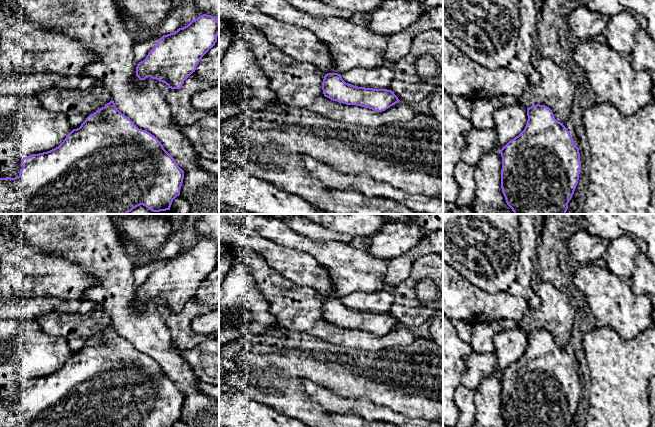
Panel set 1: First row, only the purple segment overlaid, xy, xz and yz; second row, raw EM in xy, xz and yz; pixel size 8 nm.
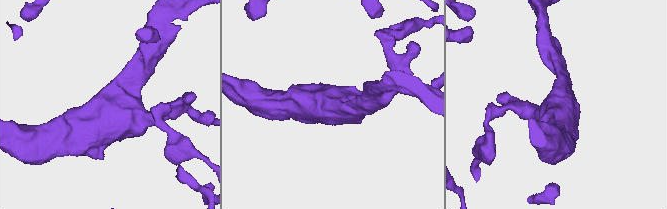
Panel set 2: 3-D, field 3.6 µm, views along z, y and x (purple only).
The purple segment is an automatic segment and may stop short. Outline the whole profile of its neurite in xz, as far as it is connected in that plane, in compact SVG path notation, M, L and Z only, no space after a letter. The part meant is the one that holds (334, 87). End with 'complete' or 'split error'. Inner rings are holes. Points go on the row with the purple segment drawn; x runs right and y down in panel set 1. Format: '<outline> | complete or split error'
M338 73L325 74L322 90L324 96L333 101L366 107L377 112L385 111L399 102L391 90L354 86L346 83Z | complete

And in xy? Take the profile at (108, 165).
M113 100L104 107L89 115L77 129L73 129L56 148L24 157L23 168L15 178L0 178L0 214L128 214L134 208L143 205L153 212L170 210L173 200L180 195L184 179L184 171L177 165L174 158L164 149L161 142L151 133L139 129L127 116L115 106Z | complete

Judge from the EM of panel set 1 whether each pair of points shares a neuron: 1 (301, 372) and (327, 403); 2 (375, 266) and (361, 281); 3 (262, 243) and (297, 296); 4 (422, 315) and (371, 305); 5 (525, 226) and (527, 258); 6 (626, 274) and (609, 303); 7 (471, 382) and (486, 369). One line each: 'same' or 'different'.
1: different
2: same
3: different
4: different
5: same
6: different
7: same

